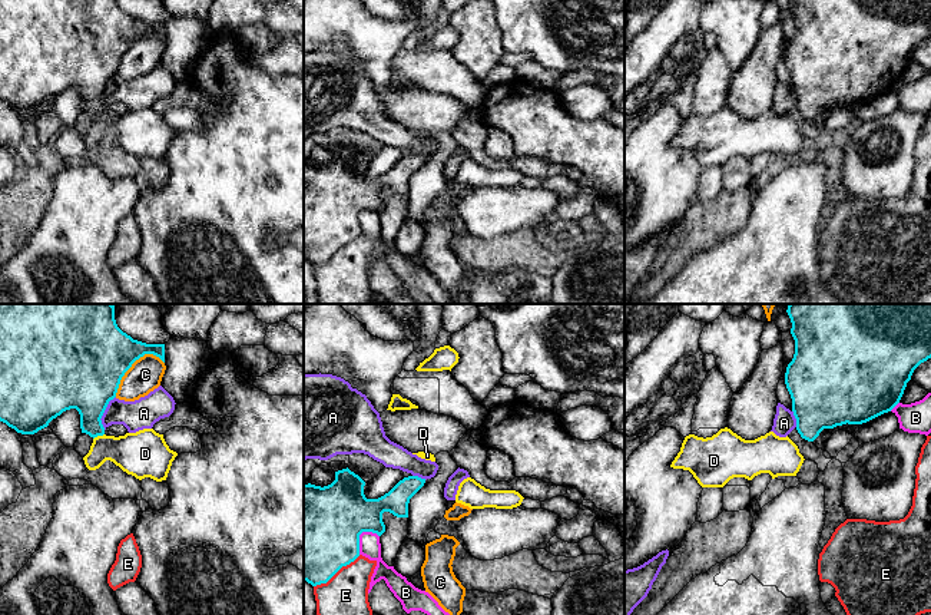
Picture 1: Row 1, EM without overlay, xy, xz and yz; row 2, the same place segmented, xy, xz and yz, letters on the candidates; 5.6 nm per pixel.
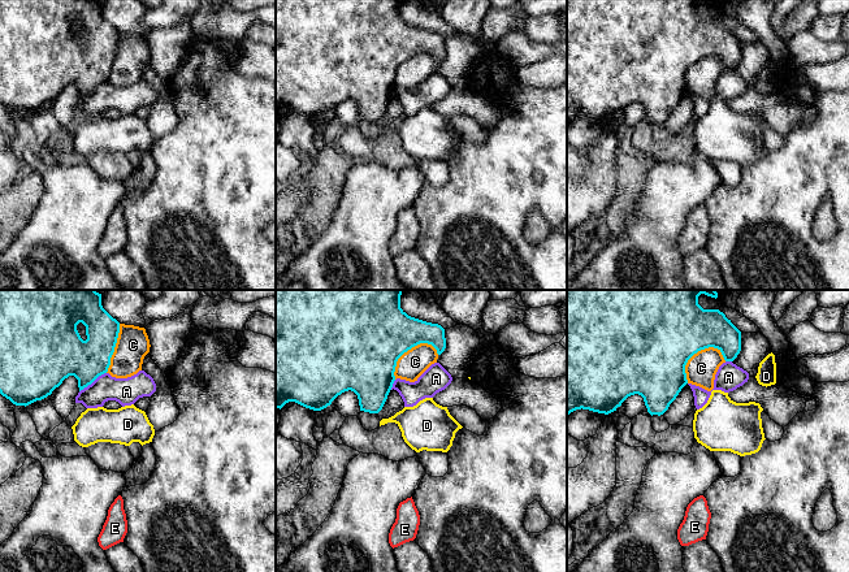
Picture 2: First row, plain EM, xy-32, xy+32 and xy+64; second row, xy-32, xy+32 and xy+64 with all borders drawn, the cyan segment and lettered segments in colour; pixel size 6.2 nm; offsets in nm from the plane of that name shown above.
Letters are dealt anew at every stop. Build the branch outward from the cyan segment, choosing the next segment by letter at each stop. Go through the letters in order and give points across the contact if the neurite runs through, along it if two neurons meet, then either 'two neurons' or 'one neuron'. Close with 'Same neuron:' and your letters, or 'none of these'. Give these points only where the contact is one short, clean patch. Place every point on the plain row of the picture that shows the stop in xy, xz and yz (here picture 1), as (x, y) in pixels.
A: two neurons
B: two neurons
C: two neurons
D: border xy (103, 112), (93, 118); two neurons
E: border xz (360, 234), (343, 244), (325, 261), (314, 265); two neurons
Same neuron: none of these

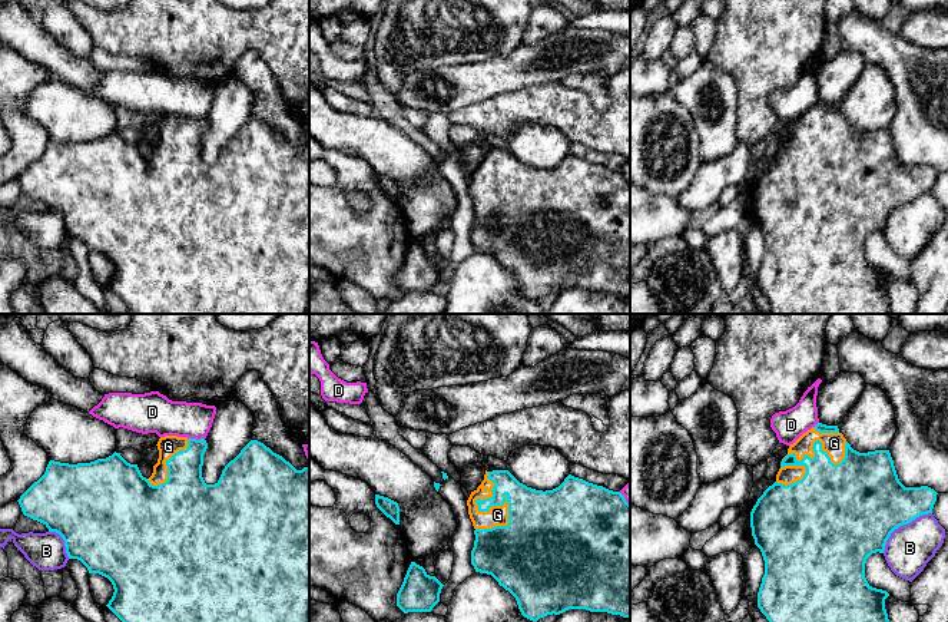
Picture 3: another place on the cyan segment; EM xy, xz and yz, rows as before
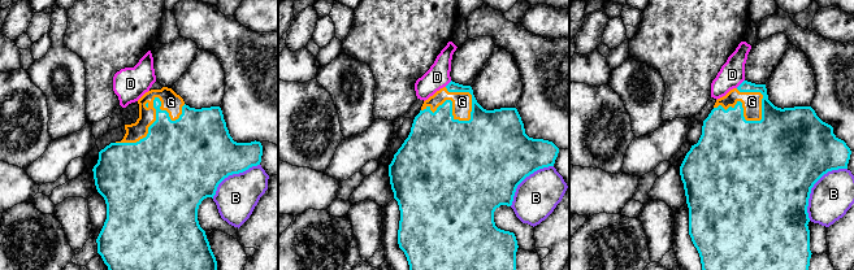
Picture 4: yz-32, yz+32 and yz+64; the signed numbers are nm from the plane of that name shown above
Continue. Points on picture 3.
B: two neurons
D: two neurons
G: one neuron
Same neuron: G

